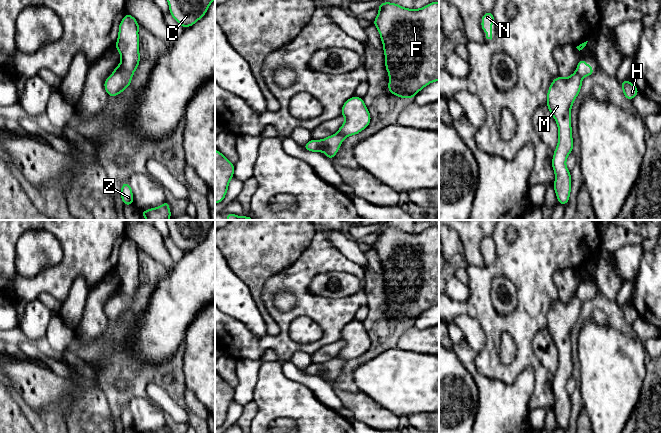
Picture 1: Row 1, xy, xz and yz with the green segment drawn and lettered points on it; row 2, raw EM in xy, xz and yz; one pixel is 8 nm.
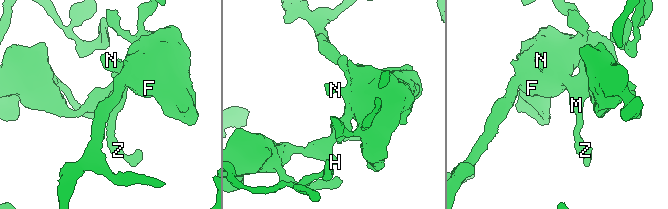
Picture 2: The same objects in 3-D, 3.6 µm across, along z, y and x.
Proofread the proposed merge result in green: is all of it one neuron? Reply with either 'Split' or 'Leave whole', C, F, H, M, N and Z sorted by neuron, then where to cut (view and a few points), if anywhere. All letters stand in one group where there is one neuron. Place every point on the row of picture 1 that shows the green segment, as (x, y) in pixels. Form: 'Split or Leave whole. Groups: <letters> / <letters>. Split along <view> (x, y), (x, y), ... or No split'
Split. Groups: C F M N Z / H. Split along xz (335, 134), (343, 136)

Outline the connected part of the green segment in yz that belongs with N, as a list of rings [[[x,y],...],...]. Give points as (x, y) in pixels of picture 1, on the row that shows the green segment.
[[[491,12],[485,13],[482,18],[481,29],[486,32],[486,38],[492,40],[492,23],[495,21]]]

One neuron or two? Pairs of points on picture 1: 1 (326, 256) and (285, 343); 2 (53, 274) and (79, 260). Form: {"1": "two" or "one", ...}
{"1": "one", "2": "one"}

